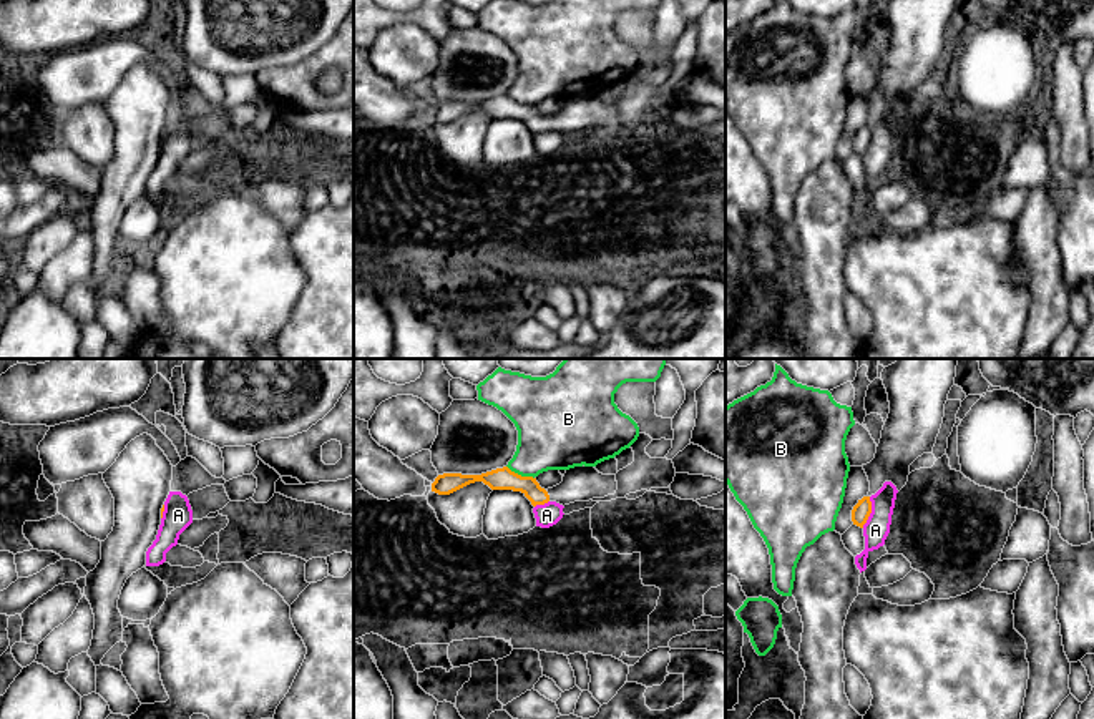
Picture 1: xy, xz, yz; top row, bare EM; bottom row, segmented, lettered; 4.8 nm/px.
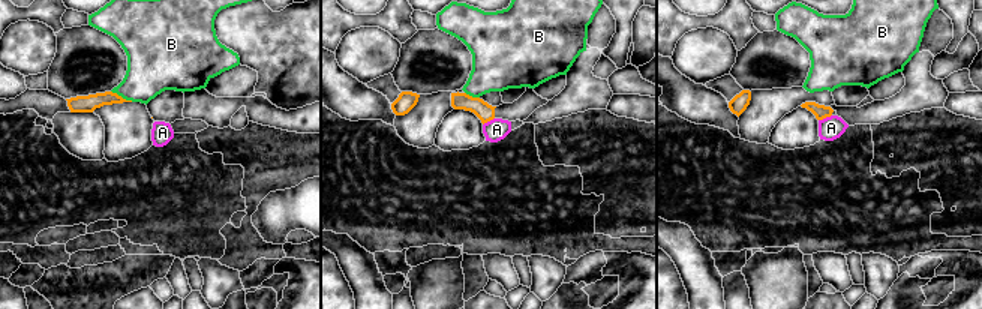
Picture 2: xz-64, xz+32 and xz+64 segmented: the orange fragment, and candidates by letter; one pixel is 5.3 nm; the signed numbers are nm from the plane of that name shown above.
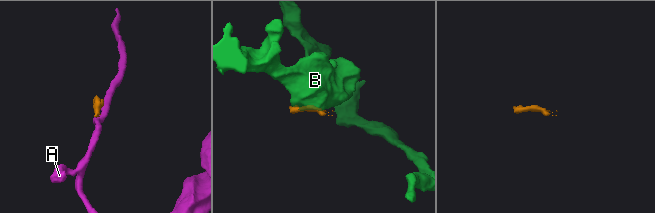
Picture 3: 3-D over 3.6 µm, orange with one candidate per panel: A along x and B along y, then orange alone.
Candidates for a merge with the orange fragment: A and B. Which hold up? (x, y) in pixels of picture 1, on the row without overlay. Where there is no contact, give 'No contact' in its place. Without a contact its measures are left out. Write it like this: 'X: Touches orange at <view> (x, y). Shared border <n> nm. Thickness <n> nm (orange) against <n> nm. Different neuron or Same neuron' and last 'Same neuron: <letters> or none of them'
A: Touches orange at yz (870, 140). Shared border 160 nm. Thickness 90 nm (orange) against 120 nm. Different neuron
B: Touches orange at xz (520, 103). Shared border 150 nm. Thickness 110 nm (orange) against 340 nm. Different neuron
Same neuron: none of them

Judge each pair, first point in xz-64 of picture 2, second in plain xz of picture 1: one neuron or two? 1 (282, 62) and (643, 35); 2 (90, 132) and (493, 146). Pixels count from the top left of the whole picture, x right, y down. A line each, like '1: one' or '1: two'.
1: one
2: two

